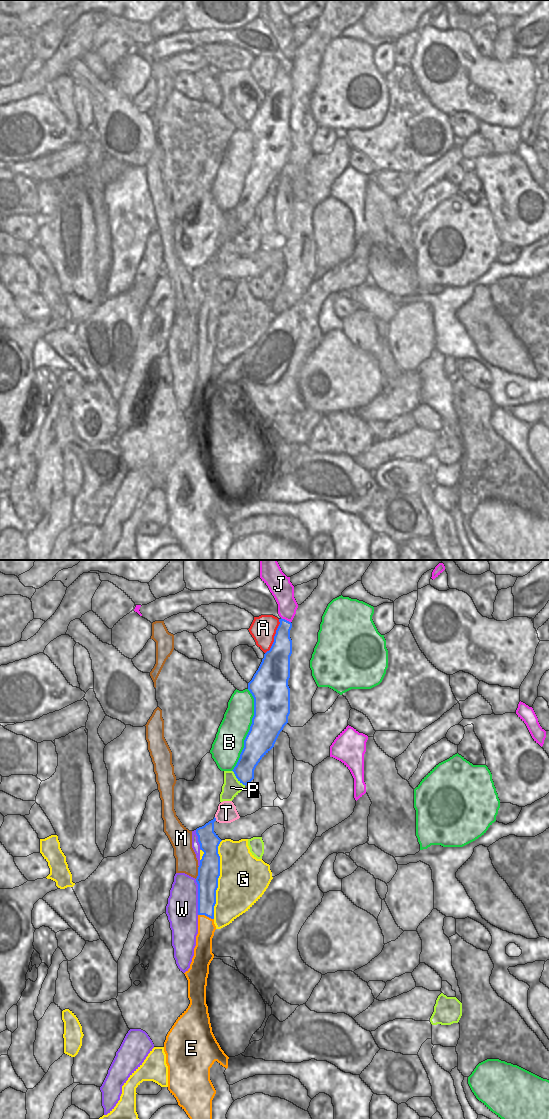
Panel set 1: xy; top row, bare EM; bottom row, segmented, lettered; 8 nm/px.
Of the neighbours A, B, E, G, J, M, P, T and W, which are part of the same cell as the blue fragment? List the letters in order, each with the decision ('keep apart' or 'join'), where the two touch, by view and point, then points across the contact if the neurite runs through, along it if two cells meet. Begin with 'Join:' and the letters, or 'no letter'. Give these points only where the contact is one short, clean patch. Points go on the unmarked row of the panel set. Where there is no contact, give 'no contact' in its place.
Join: E
A: keep apart | xy (274, 76) | along xy (279, 59), (274, 81), (265, 93)
B: keep apart | xy (249, 170)
E: join | xy (206, 355) | across xy (207, 324), (206, 355), (206, 367)
G: keep apart | xy (217, 319)
J: keep apart | xy (286, 60)
M: keep apart | xy (198, 312) | along xy (199, 306), (195, 318)
P: keep apart | xy (237, 218)
T: keep apart | xy (215, 259)
W: keep apart | xy (198, 337)

